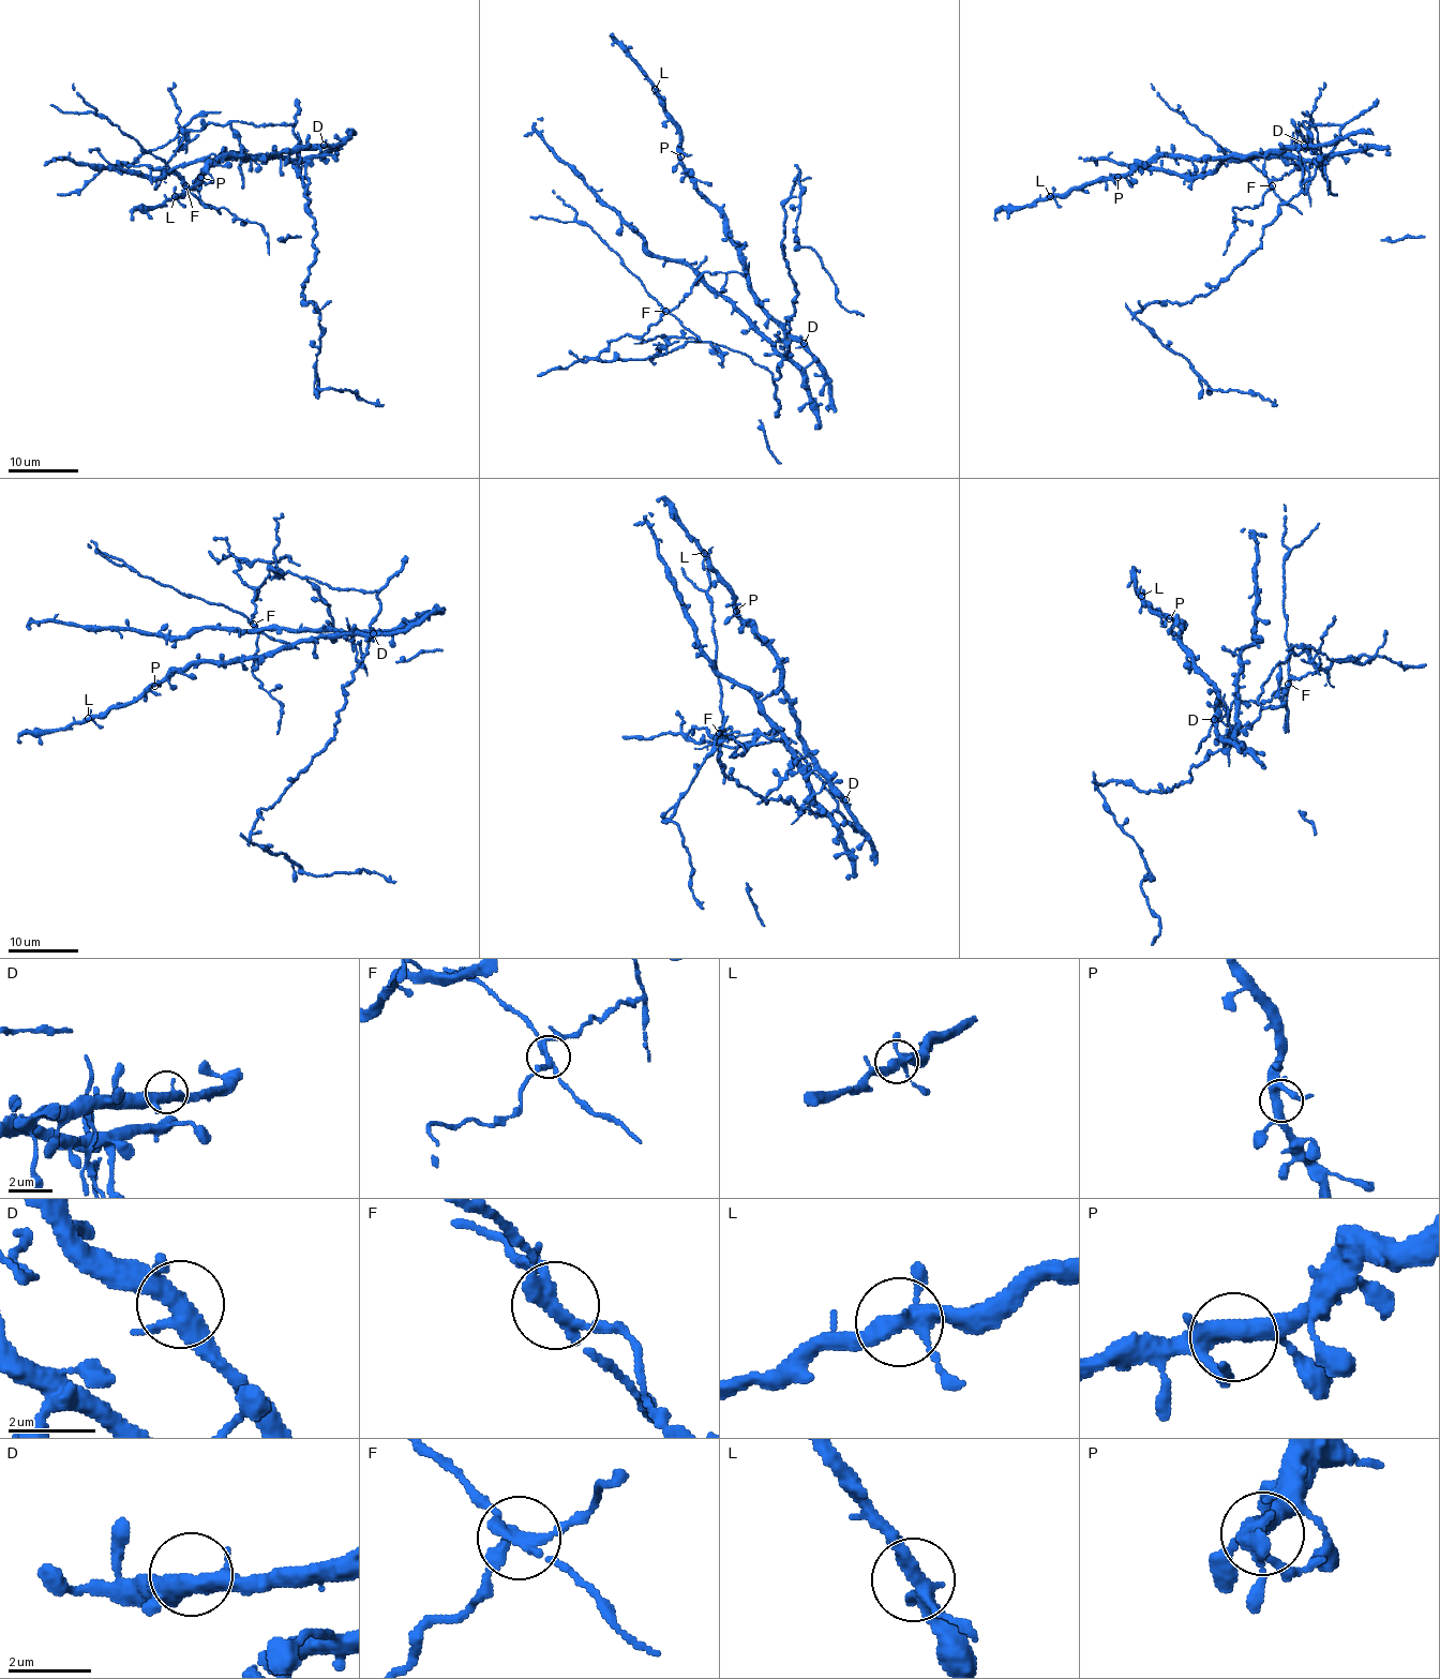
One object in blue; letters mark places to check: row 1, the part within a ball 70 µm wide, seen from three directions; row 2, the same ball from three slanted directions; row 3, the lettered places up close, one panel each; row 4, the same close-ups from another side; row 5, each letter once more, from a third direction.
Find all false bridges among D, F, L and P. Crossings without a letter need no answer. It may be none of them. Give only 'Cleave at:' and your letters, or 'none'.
Cleave at: F

